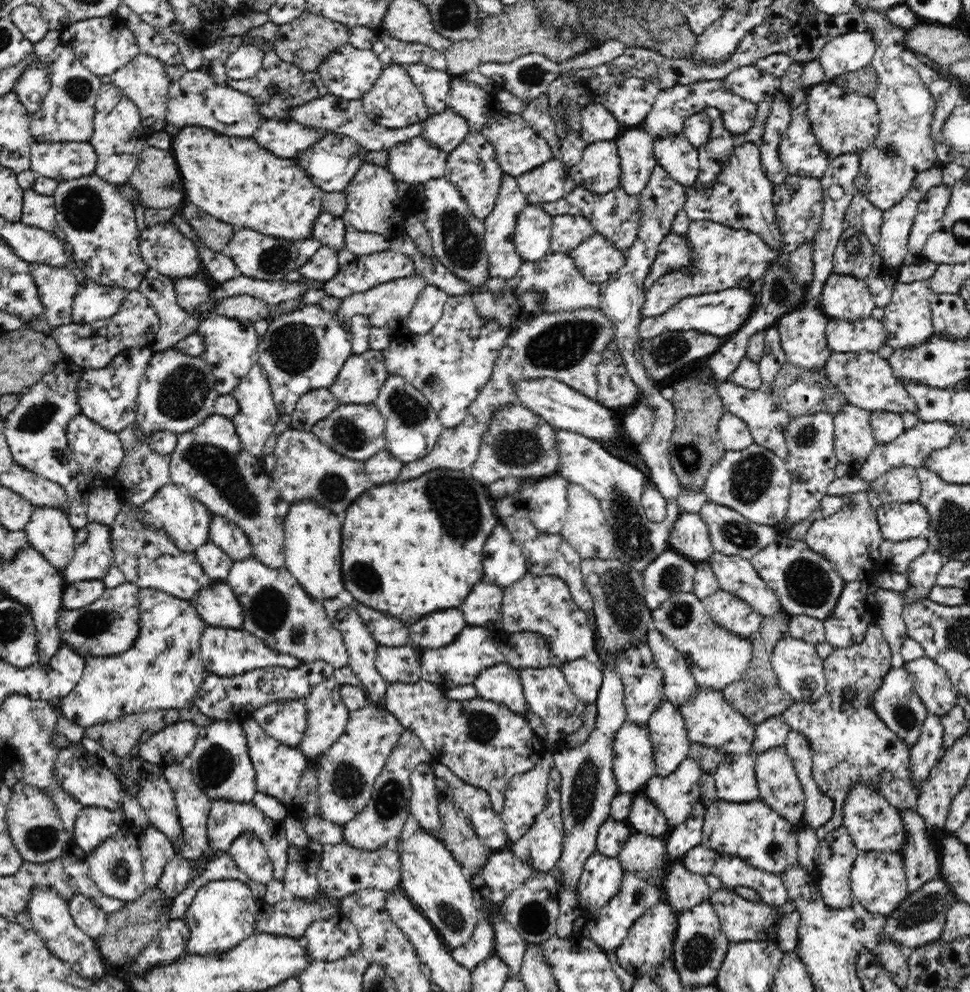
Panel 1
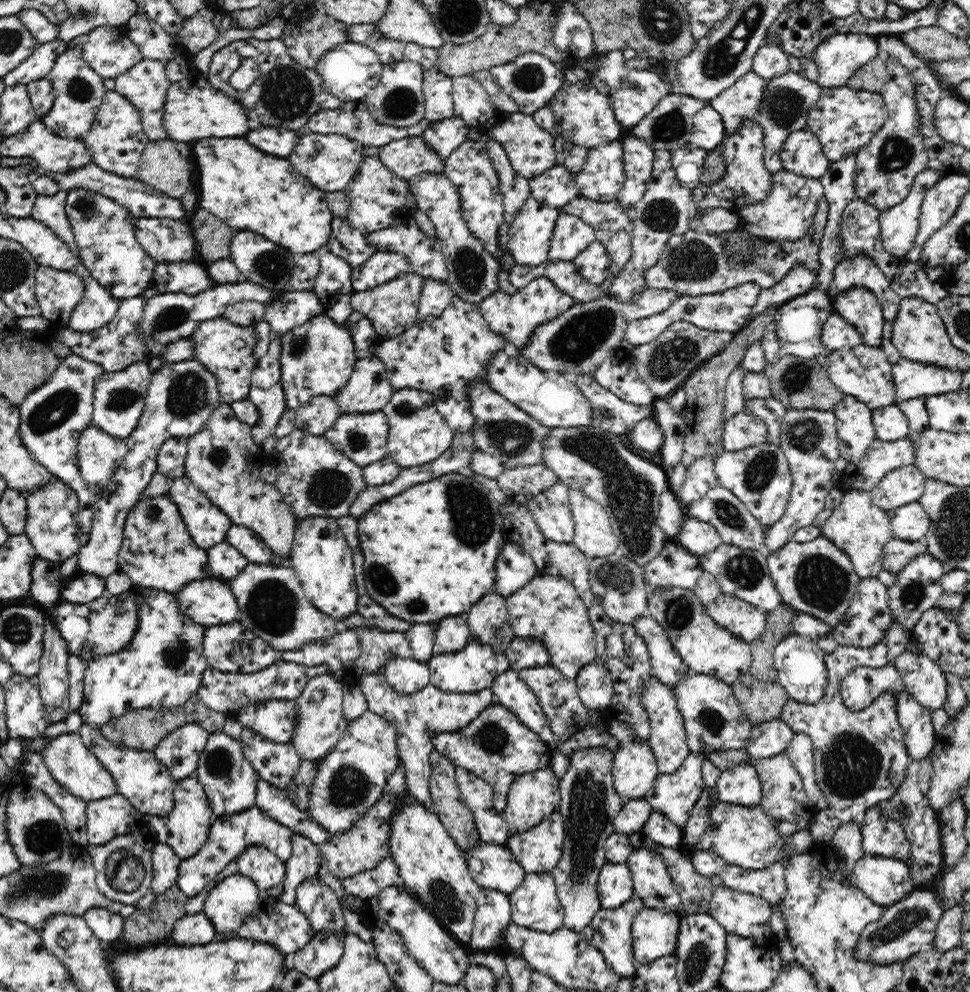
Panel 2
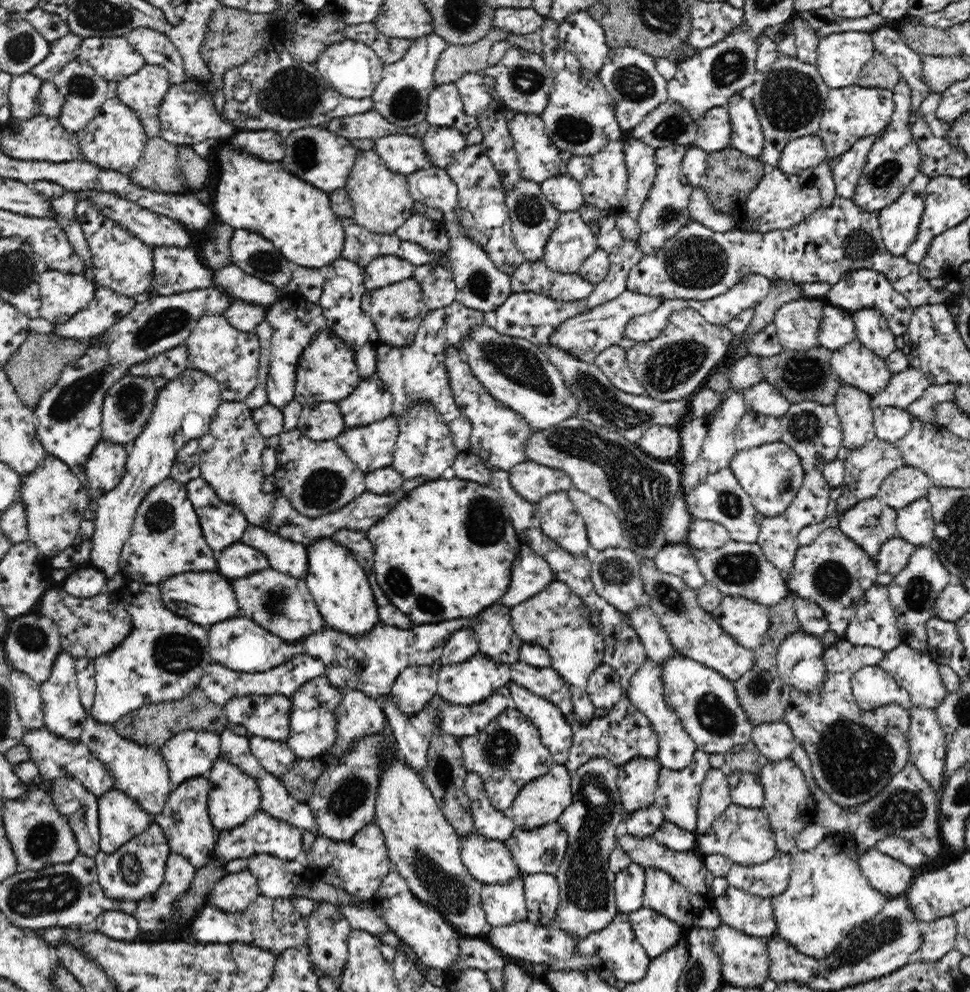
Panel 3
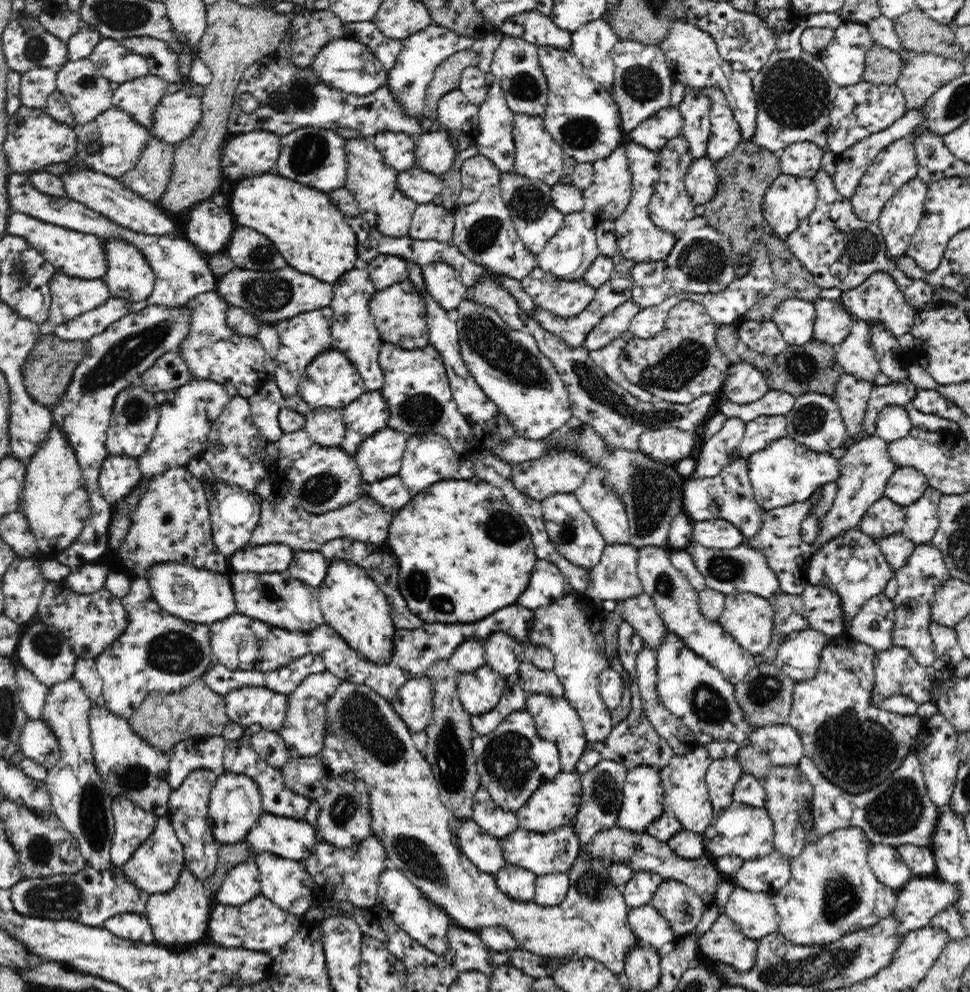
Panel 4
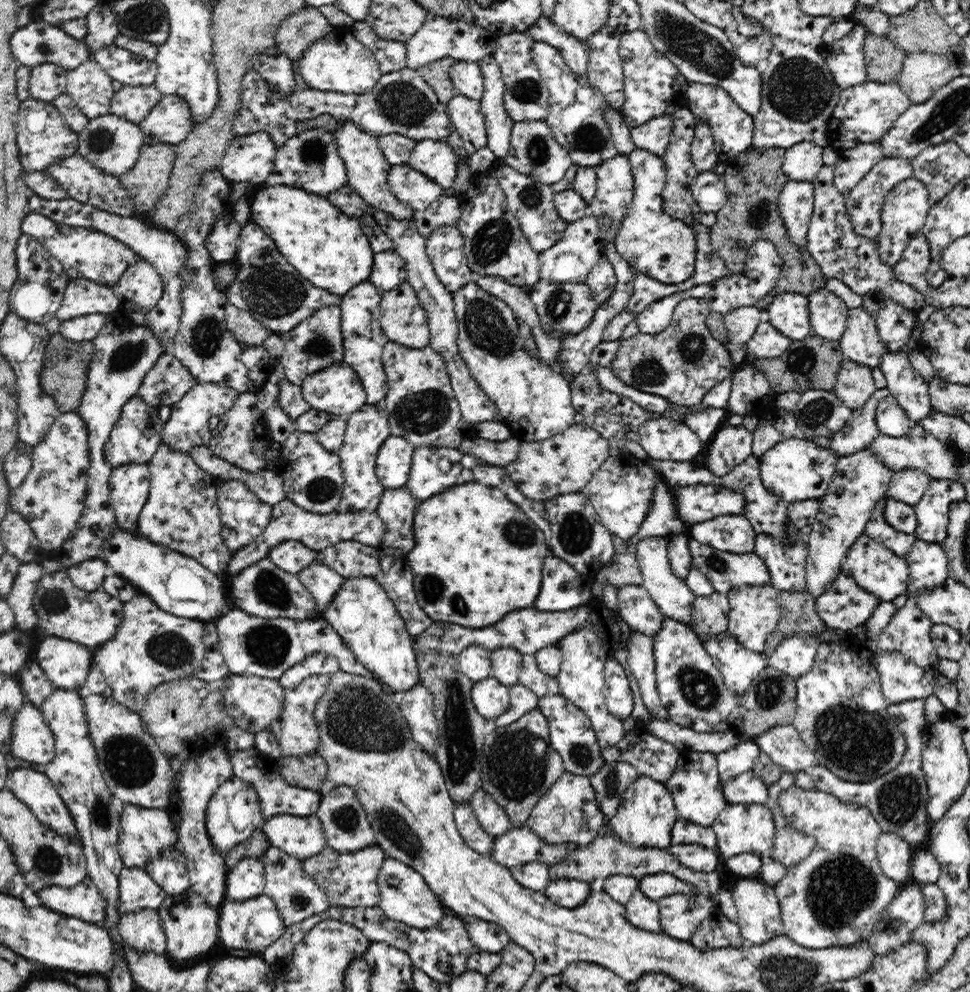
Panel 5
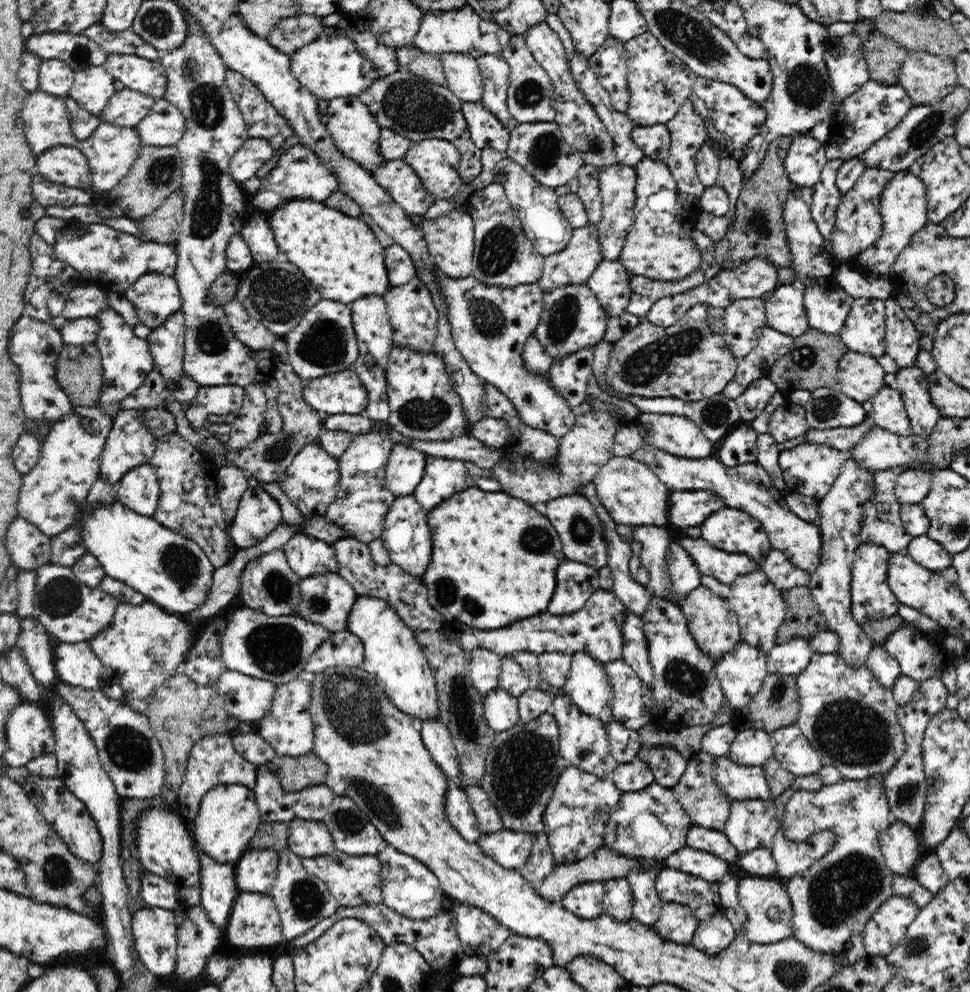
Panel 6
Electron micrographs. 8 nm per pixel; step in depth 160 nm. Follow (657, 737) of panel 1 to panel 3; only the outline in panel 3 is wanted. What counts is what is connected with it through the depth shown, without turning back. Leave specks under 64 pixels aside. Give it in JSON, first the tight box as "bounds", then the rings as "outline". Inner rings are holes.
{"bounds":[629,658,697,771],"outline":[[[647,658],[642,663],[642,666],[632,675],[629,684],[629,697],[633,705],[648,717],[653,729],[656,731],[658,737],[657,762],[662,768],[678,771],[690,765],[692,756],[697,748],[696,743],[692,741],[690,735],[684,730],[679,715],[676,714],[675,710],[667,703],[662,675],[662,667],[654,664],[654,661],[650,661],[650,659]]]}

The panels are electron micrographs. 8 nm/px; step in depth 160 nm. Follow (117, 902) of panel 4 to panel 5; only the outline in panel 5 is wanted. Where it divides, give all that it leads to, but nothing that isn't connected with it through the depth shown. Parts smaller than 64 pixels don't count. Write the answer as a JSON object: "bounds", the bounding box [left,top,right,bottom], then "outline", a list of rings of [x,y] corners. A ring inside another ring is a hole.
{"bounds":[34,867,167,923],"outline":[[[123,867],[117,877],[118,906],[116,906],[116,911],[120,914],[156,909],[167,895],[148,877],[148,873],[143,868]],[[90,877],[76,886],[44,886],[34,892],[40,905],[68,917],[79,918],[85,923],[105,922],[107,900]]]}

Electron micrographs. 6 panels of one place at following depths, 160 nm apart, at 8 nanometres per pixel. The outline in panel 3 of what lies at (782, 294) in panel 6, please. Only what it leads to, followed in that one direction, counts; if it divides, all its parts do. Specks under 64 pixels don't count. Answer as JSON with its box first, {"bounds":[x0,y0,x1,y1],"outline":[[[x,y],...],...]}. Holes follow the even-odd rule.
{"bounds":[773,298,826,351],"outline":[[[800,298],[778,307],[773,323],[784,350],[807,351],[819,346],[819,328],[825,306],[826,302],[823,298]]]}

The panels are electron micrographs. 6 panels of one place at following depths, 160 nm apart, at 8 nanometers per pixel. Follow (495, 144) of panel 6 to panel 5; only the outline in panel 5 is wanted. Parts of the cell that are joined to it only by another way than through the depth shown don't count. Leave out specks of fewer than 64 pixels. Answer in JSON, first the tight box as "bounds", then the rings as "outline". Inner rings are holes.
{"bounds":[445,93,487,155],"outline":[[[458,93],[448,100],[445,110],[454,130],[462,137],[466,153],[471,155],[487,146],[484,115],[481,113],[479,101]]]}

